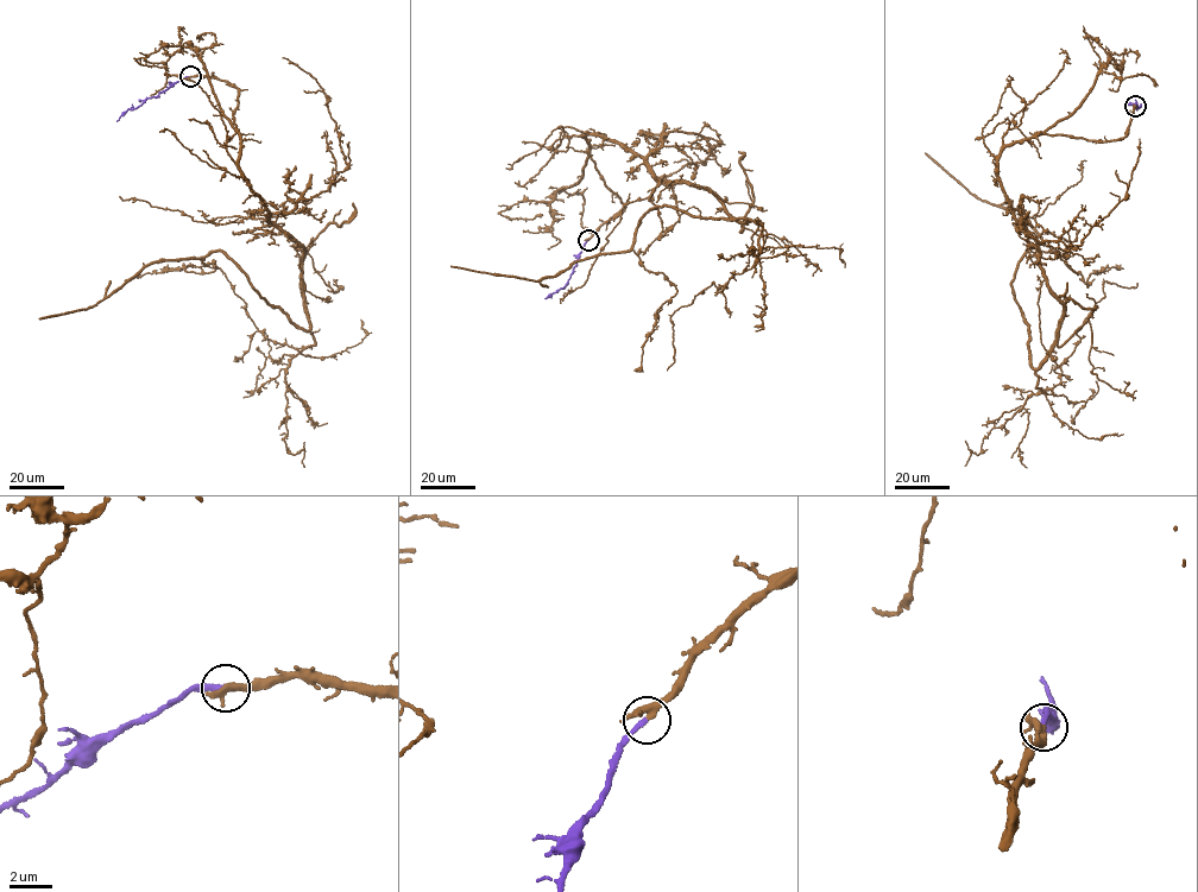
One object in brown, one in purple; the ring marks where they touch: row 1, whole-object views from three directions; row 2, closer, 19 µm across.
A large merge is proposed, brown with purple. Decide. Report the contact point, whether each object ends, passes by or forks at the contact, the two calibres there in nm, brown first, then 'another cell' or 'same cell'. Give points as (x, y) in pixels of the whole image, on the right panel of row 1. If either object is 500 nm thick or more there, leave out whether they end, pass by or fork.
place (1135, 106); brown forks; purple ends; calibres 220 and 240 nm; same cell

